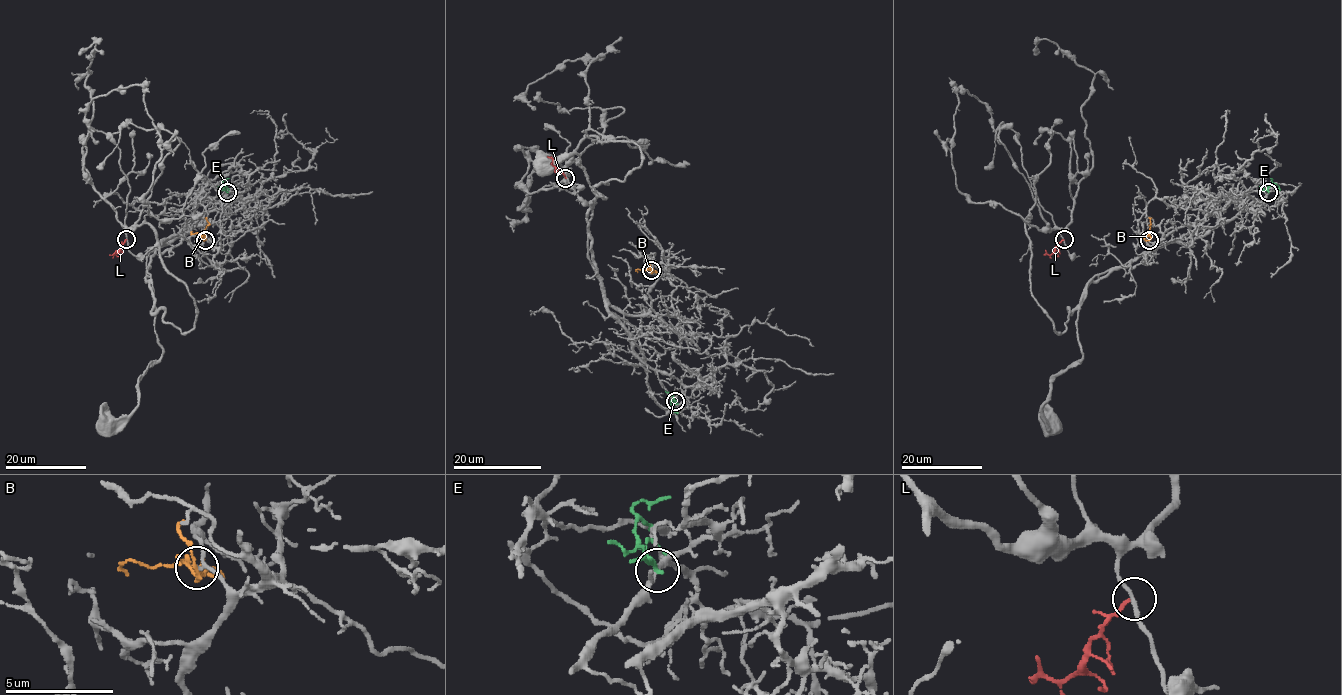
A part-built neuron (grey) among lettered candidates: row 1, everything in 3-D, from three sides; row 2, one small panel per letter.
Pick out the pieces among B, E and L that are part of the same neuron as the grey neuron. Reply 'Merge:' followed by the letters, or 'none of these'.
Merge: none of these

